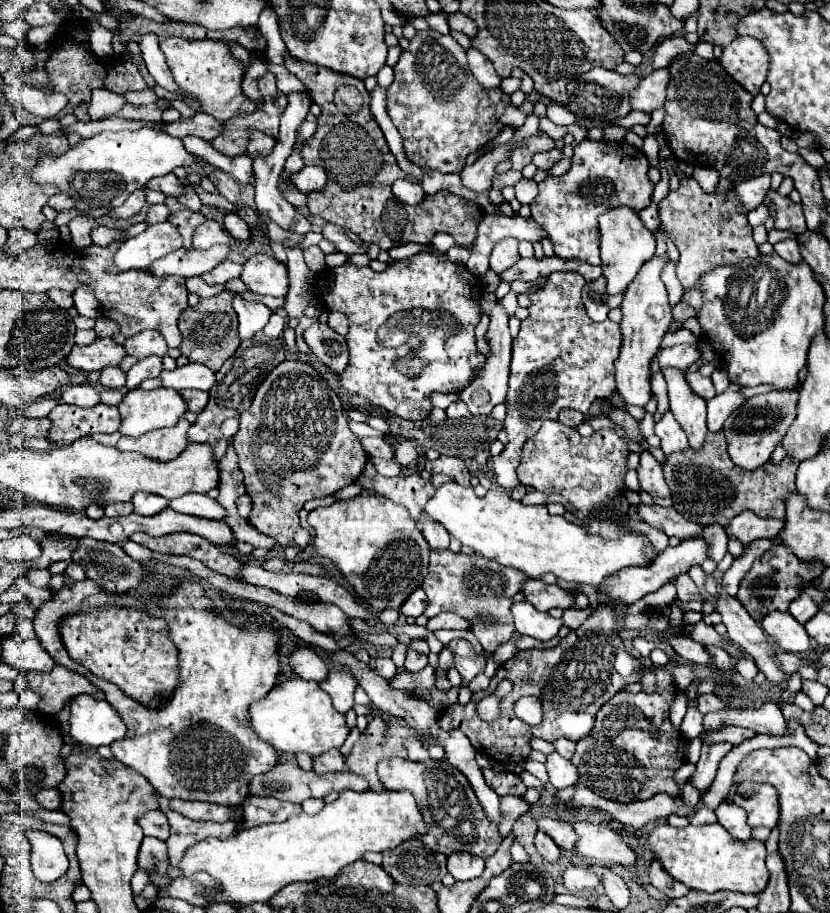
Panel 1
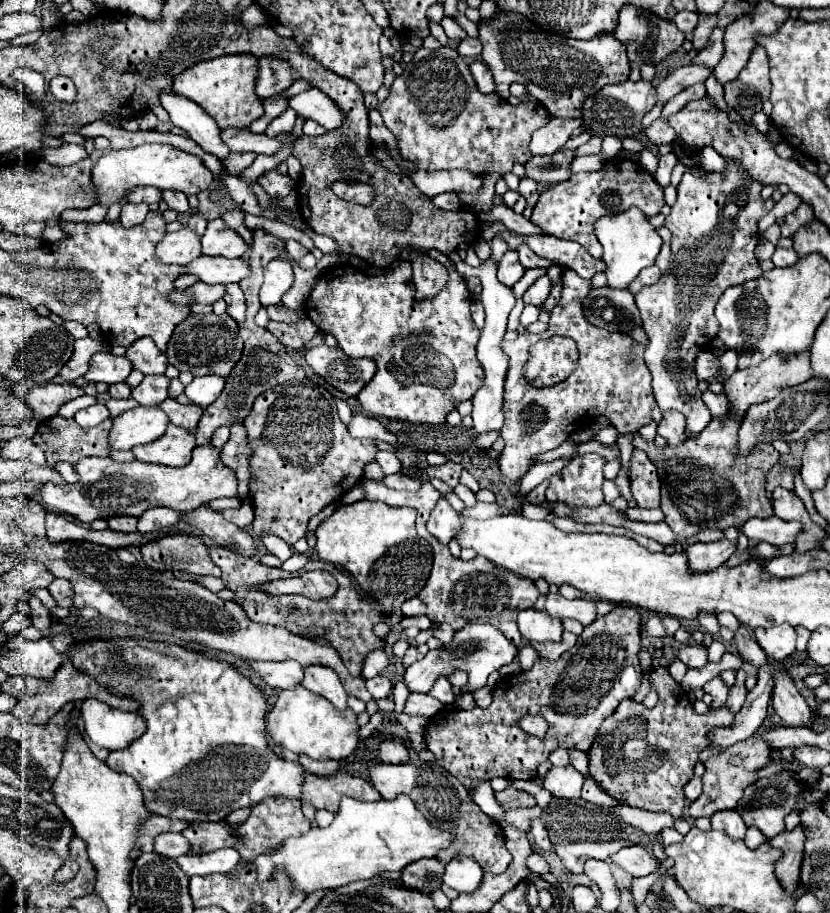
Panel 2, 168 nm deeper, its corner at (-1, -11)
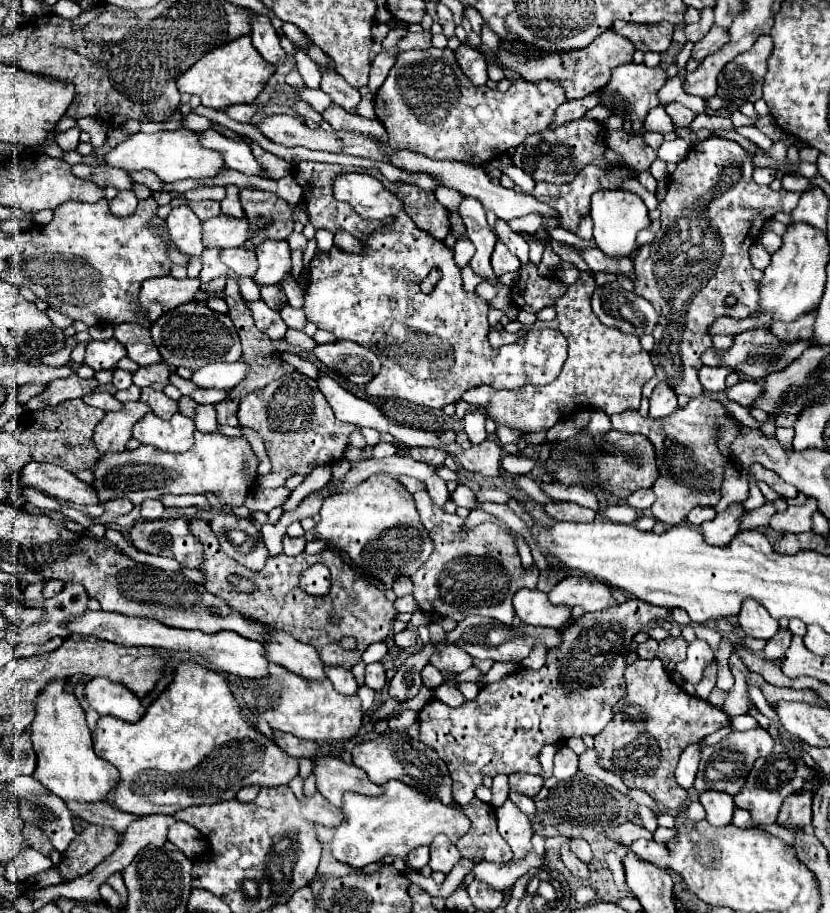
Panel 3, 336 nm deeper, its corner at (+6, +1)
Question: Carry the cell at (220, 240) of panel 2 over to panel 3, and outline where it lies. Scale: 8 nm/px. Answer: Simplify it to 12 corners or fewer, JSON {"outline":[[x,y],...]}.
{"outline":[[217,215],[203,221],[205,247],[243,247],[249,221]]}

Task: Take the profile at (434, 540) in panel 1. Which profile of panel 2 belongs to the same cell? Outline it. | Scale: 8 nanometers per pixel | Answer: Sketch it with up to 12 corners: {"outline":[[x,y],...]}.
{"outline":[[440,497],[428,521],[428,531],[448,543],[460,527],[458,513]]}

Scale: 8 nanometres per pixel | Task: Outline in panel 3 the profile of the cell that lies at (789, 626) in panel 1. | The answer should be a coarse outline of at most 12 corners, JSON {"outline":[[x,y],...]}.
{"outline":[[745,599],[739,625],[745,635],[765,641],[779,623],[755,599]]}

